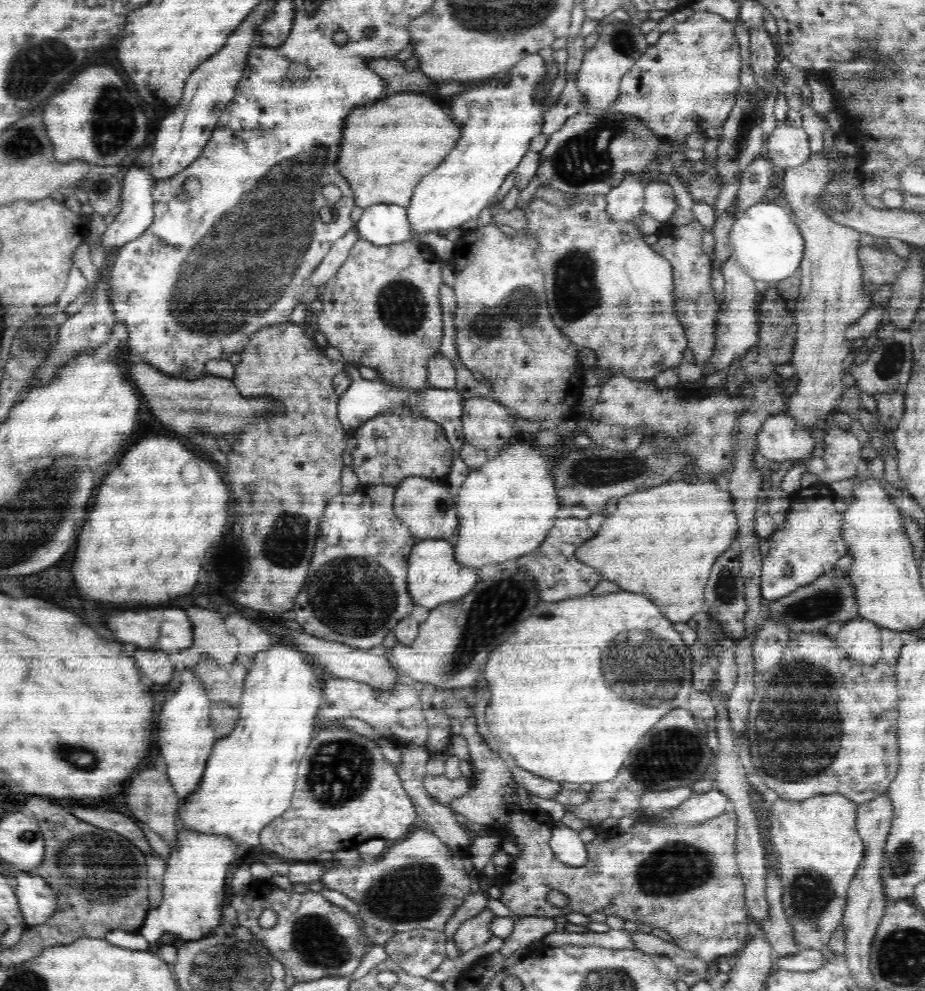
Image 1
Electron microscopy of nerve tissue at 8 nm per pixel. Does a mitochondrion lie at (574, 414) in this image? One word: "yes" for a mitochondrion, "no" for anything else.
no

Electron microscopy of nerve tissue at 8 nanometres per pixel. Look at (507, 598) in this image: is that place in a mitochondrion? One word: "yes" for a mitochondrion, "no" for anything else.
yes

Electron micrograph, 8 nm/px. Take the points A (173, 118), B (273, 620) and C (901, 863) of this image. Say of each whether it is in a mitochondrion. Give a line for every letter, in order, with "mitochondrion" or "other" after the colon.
A: other
B: other
C: mitochondrion

